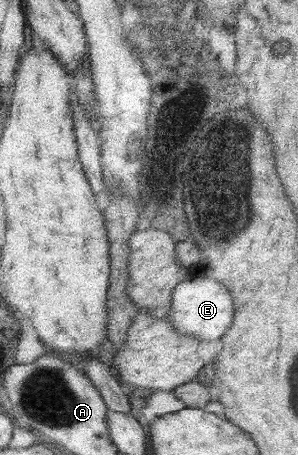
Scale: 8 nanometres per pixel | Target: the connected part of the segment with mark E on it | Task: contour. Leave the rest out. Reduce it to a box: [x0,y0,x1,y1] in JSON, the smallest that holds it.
[166,275,234,342]

